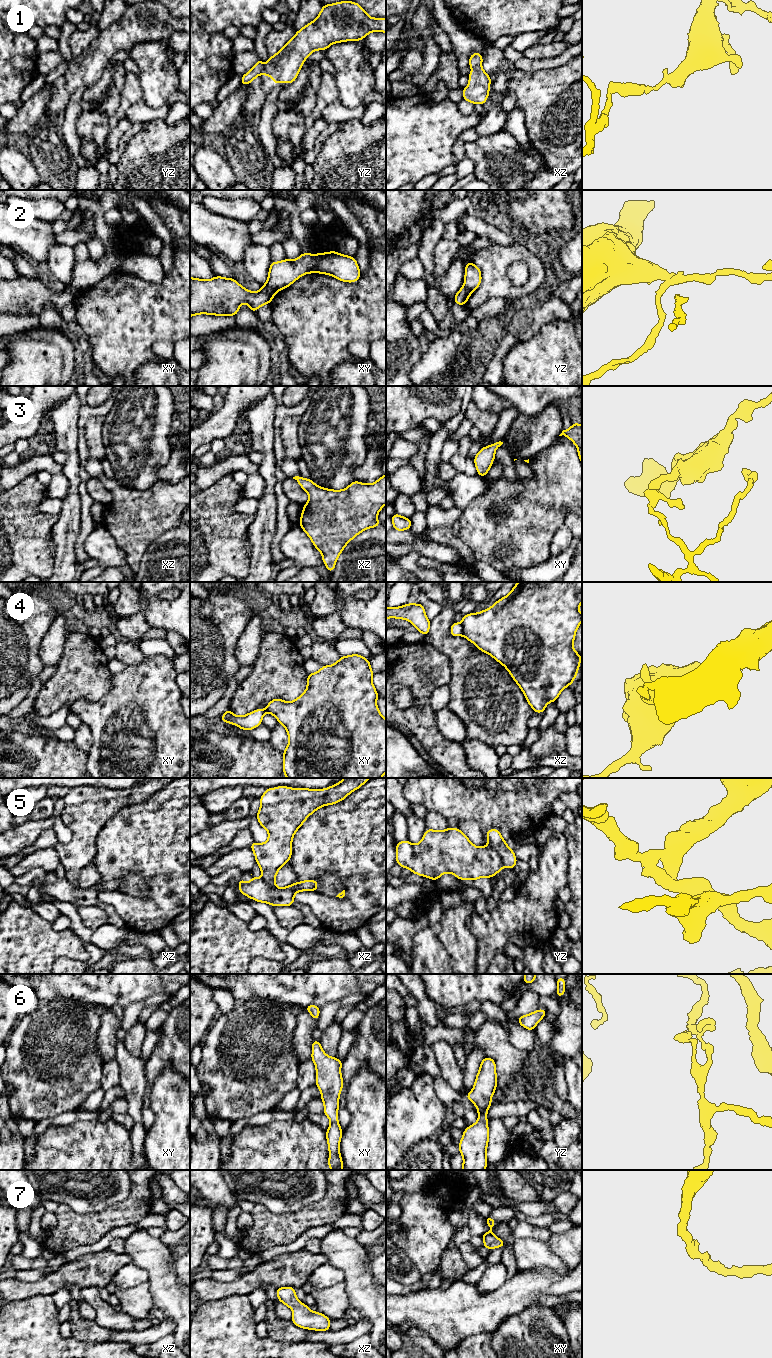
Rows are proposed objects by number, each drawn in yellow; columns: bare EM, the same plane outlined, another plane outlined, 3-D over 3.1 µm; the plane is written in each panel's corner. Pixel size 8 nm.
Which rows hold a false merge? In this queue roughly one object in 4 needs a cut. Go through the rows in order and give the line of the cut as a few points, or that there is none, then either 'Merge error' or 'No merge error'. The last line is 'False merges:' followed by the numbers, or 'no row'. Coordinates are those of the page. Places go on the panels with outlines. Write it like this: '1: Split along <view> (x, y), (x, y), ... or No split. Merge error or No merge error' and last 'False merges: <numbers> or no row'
1: Split along yz (264, 65), (261, 73). Merge error
2: Split along xy (262, 285), (269, 286), (276, 291). Merge error
3: No split. No merge error
4: Split along xz (461, 623), (463, 634). Merge error
5: No split. No merge error
6: No split. No merge error
7: No split. No merge error
False merges: 1, 2, 4

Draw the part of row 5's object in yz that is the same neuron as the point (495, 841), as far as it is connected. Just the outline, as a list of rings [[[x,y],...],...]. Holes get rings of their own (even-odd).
[[[448,827],[443,831],[426,829],[422,840],[418,844],[411,844],[404,840],[396,844],[396,862],[402,868],[408,868],[412,873],[436,881],[444,873],[453,873],[460,880],[473,881],[487,877],[494,877],[501,871],[501,867],[513,869],[517,858],[513,849],[508,847],[498,829],[489,829],[486,832],[488,845],[477,847],[458,828]]]

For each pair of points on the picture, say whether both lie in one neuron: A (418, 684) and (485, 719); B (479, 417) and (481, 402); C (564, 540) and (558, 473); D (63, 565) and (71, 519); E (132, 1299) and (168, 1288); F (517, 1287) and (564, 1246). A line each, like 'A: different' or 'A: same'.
A: different
B: different
C: different
D: same
E: different
F: different

